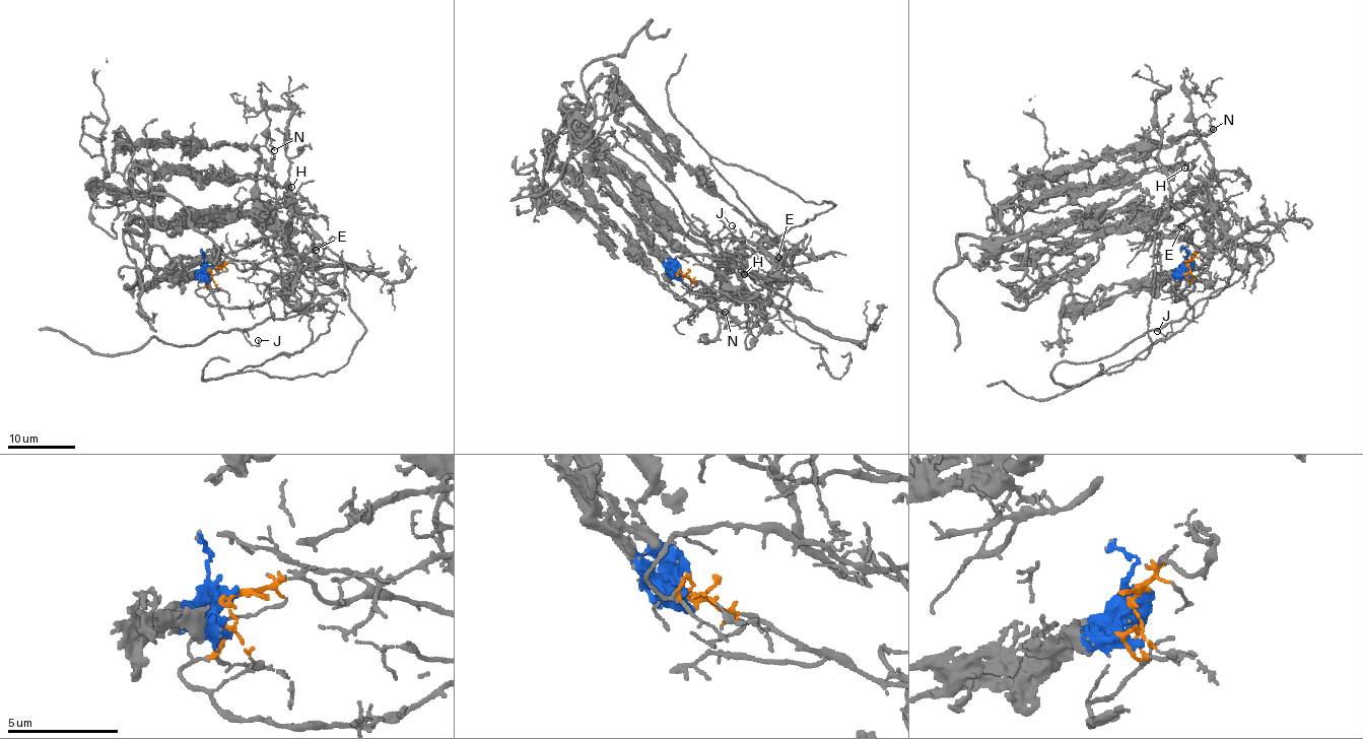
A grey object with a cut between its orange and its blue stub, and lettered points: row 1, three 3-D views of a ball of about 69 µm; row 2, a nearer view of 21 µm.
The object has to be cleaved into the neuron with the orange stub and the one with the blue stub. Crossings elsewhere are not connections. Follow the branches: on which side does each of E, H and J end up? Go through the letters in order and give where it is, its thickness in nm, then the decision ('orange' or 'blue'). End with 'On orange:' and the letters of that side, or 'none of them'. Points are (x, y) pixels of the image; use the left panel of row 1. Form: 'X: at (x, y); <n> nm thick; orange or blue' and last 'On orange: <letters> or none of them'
E: at (316, 250); 140 nm thick; orange
H: at (291, 187); 120 nm thick; blue
J: at (258, 340); 120 nm thick; orange
On orange: E, J

